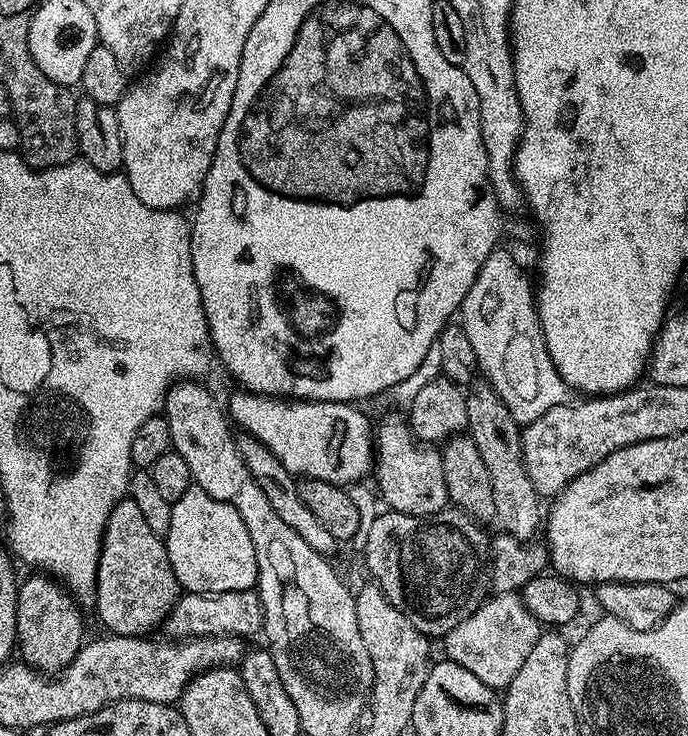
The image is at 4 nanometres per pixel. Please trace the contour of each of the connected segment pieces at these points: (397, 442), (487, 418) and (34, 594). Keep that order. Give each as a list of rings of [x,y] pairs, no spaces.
[[[403,419],[384,420],[378,424],[374,432],[374,477],[378,487],[388,484],[391,511],[427,518],[449,507],[441,453],[432,448],[435,447],[417,440]]]
[[[476,382],[467,389],[466,418],[467,435],[472,437],[474,446],[478,446],[478,454],[482,454],[482,462],[490,473],[490,490],[494,490],[495,523],[499,531],[508,532],[519,540],[531,541],[536,531],[542,528],[542,497],[536,491],[534,482],[530,482],[530,474],[524,465],[522,454],[521,425],[510,414],[506,402],[492,385],[487,382]]]
[[[47,574],[21,579],[16,590],[16,646],[18,656],[29,668],[45,674],[59,674],[79,654],[85,643],[81,605],[63,584]]]

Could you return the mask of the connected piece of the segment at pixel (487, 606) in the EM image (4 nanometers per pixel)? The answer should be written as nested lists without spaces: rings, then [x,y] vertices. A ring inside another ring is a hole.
[[[511,592],[492,594],[488,601],[481,603],[454,630],[442,638],[443,655],[458,666],[470,670],[474,678],[486,682],[486,686],[497,690],[507,689],[508,684],[518,674],[522,662],[526,662],[534,642],[538,642],[542,626],[526,610],[523,599]]]

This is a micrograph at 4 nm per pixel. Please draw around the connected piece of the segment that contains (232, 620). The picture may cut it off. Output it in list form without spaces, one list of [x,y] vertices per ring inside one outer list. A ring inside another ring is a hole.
[[[247,588],[246,590],[234,590],[233,592],[213,592],[211,594],[206,592],[190,592],[185,591],[183,595],[181,595],[180,599],[176,601],[176,604],[170,610],[170,614],[164,619],[164,623],[162,625],[162,632],[165,632],[165,637],[175,638],[176,640],[186,640],[190,636],[238,636],[241,638],[248,638],[248,635],[251,632],[259,633],[261,629],[264,627],[264,611],[262,610],[262,606],[260,605],[260,593]]]

